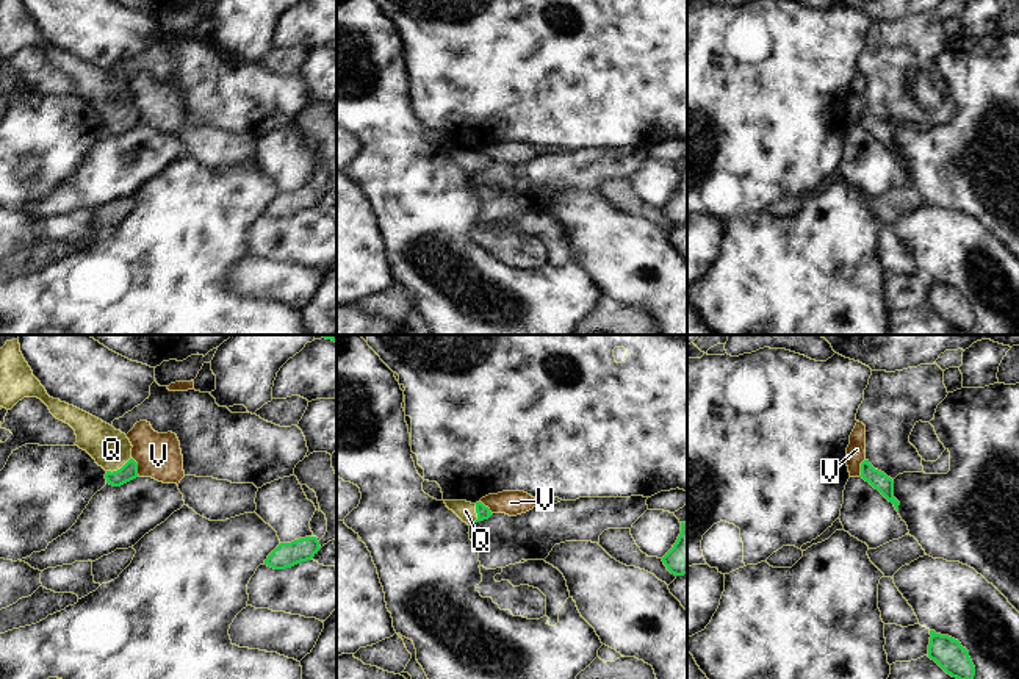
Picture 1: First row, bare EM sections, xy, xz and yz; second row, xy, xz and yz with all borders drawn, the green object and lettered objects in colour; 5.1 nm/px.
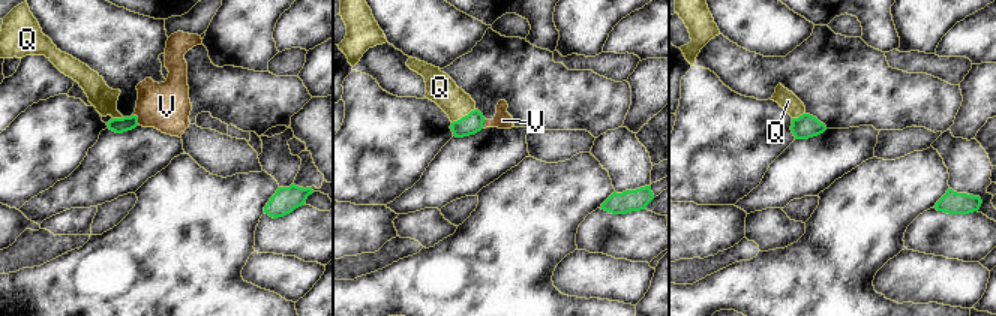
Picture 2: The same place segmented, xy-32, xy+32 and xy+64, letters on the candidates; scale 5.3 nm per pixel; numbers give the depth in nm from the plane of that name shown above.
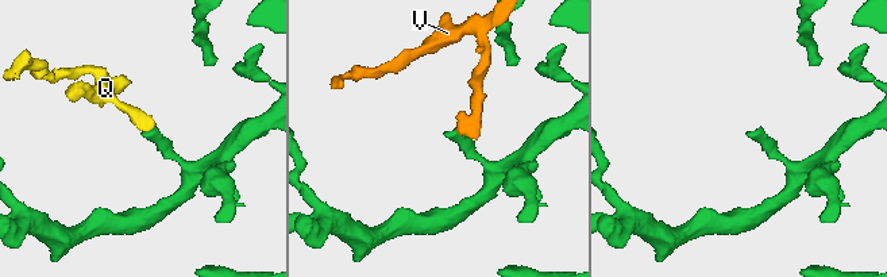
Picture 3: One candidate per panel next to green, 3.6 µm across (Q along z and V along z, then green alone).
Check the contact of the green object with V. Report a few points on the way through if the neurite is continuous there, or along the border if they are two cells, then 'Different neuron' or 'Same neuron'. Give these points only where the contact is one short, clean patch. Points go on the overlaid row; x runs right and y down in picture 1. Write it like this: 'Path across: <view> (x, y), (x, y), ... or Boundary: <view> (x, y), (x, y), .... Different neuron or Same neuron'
Boundary: xy (132, 457), (140, 476). Different neuron.

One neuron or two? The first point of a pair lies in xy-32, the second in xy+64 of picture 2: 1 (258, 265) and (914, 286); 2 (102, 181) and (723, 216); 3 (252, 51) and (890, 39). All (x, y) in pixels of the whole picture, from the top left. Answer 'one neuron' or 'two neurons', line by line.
1: one neuron
2: two neurons
3: two neurons

